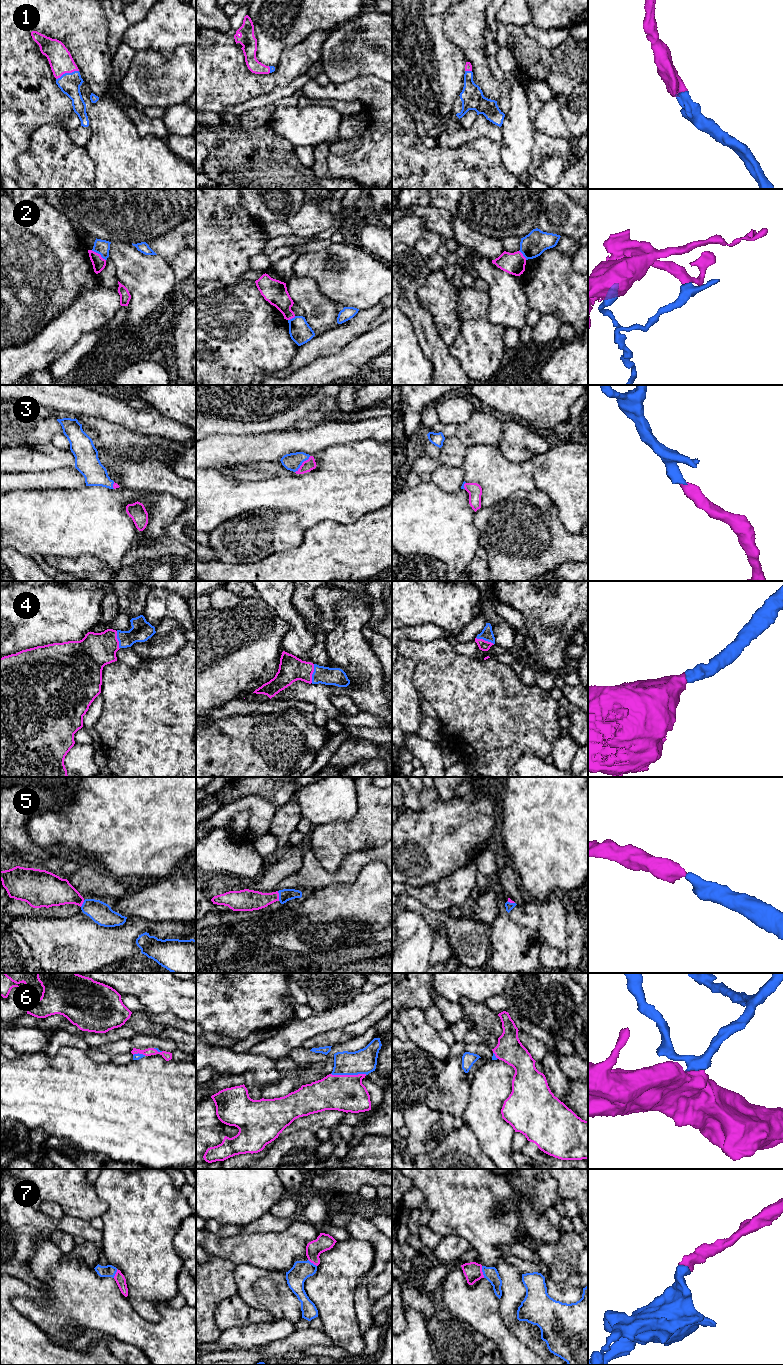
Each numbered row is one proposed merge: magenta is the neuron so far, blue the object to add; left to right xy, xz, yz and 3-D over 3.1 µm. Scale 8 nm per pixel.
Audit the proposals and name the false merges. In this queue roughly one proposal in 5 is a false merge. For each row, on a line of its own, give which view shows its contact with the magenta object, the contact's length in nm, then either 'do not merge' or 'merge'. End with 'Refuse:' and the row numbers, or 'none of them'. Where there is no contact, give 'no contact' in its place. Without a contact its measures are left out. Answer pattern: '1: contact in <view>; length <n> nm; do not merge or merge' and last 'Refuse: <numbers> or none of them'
1: contact in xy; length 200 nm; merge
2: contact in xy; length 150 nm; do not merge
3: contact in xz; length 180 nm; merge
4: contact in xz; length 150 nm; merge
5: contact in xz; length 80 nm; merge
6: contact in xz; length 280 nm; merge
7: contact in yz; length 100 nm; merge
Refuse: 2

